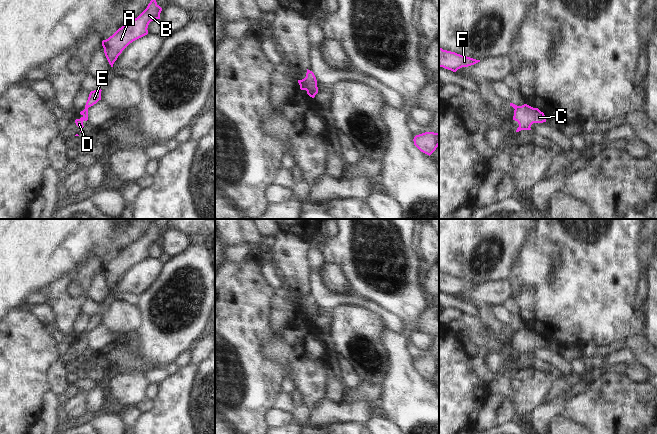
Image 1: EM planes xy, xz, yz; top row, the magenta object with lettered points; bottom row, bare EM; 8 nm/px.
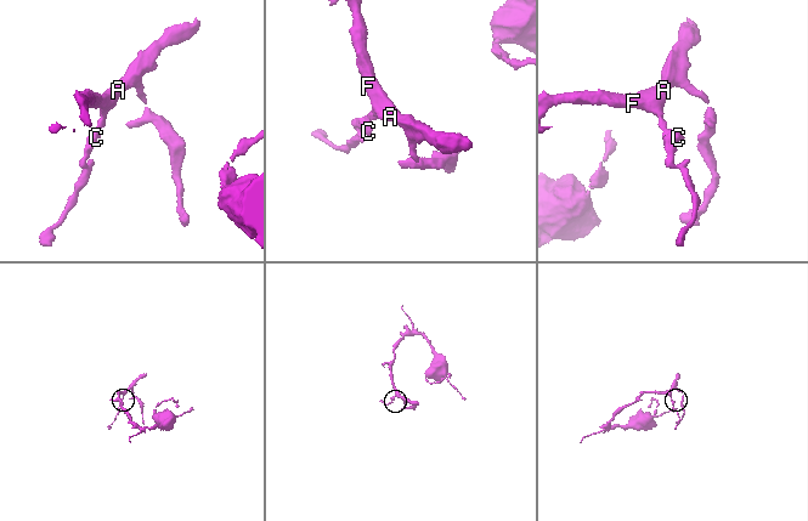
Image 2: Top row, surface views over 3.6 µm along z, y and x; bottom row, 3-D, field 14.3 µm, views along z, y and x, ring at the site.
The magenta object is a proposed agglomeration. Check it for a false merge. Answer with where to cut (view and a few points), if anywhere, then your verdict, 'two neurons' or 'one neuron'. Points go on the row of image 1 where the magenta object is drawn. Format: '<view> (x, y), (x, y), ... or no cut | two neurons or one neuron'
no cut | one neuron

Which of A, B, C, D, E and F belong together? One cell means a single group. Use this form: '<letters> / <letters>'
A B C D E F

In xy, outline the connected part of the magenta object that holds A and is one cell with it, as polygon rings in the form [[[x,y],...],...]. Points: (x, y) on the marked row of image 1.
[[[151,0],[147,8],[137,18],[124,24],[112,36],[102,41],[105,56],[111,67],[130,43],[148,34],[149,23],[160,19],[161,11],[162,8],[156,0]]]

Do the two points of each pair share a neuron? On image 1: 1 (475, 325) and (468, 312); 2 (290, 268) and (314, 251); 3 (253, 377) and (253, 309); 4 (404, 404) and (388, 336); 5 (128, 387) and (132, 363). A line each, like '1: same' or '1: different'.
1: different
2: different
3: same
4: same
5: different

